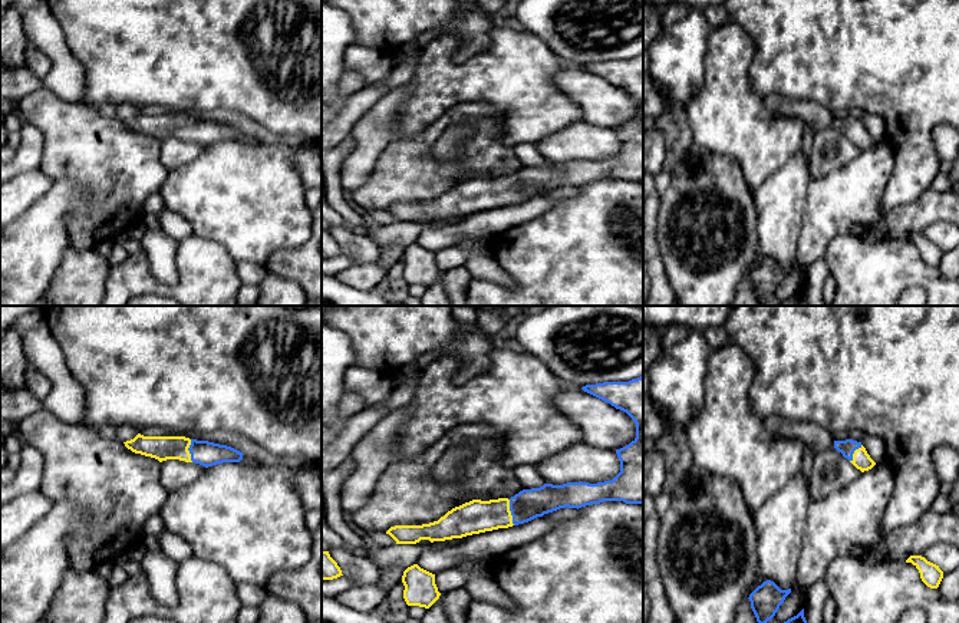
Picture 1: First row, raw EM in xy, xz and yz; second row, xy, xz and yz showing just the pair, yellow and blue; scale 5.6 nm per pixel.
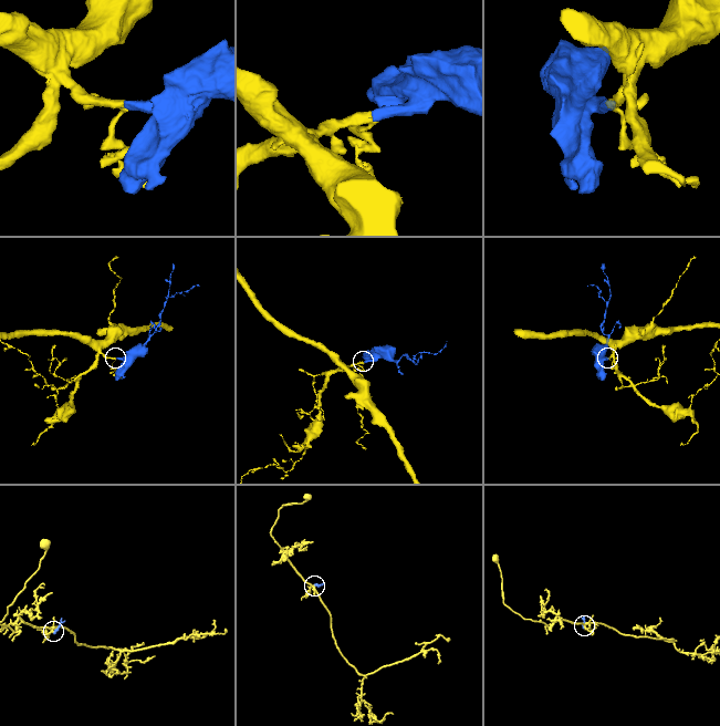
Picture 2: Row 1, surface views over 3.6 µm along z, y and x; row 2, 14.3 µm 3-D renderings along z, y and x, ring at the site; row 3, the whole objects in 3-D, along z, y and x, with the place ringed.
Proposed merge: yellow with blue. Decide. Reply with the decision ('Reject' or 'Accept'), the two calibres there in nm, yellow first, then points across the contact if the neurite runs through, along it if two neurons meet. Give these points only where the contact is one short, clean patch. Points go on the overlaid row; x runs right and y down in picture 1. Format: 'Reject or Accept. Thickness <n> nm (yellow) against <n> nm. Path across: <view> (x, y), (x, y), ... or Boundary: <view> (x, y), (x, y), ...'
Accept. Thickness 190 nm (yellow) against 170 nm. Path across: xz (474, 517), (510, 513), (529, 504)

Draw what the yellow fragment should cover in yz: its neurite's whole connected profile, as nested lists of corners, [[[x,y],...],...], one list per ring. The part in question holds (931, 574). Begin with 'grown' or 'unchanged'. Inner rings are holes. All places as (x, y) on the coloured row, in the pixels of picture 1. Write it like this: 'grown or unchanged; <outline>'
unchanged; [[[910,556],[906,563],[912,563],[920,573],[922,581],[930,587],[930,589],[937,589],[942,578],[943,578],[943,571],[939,568],[939,566],[927,561],[922,556]]]

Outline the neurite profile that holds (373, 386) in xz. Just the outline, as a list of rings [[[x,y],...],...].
[[[350,366],[343,375],[343,392],[357,392],[366,408],[375,406],[392,392],[393,375]]]

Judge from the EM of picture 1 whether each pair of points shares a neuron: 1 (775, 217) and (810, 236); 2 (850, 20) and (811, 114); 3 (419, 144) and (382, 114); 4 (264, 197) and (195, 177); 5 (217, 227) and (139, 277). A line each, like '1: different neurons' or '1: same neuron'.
1: different neurons
2: different neurons
3: different neurons
4: same neuron
5: different neurons

